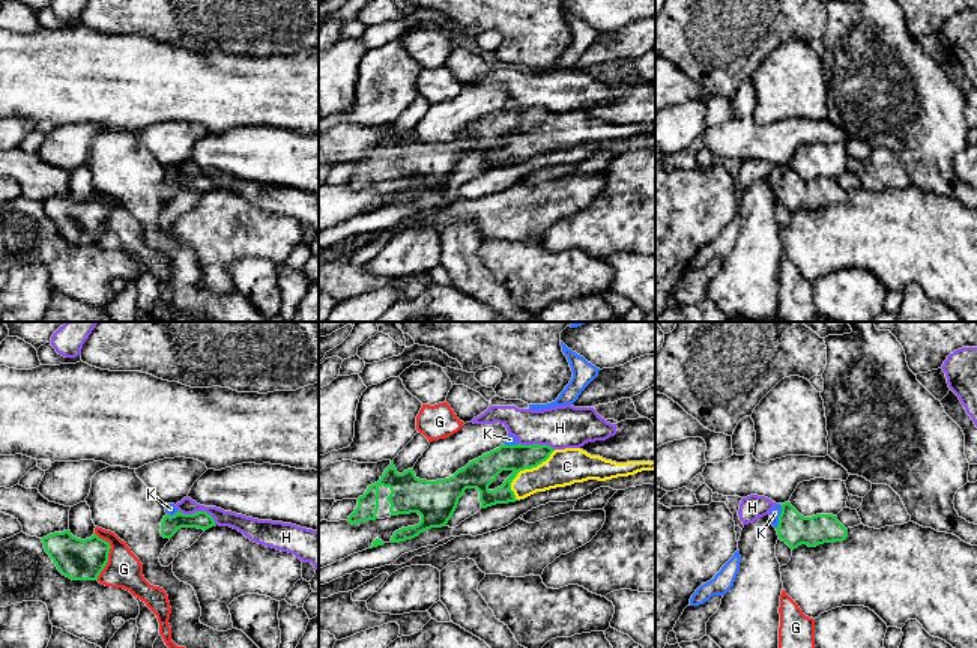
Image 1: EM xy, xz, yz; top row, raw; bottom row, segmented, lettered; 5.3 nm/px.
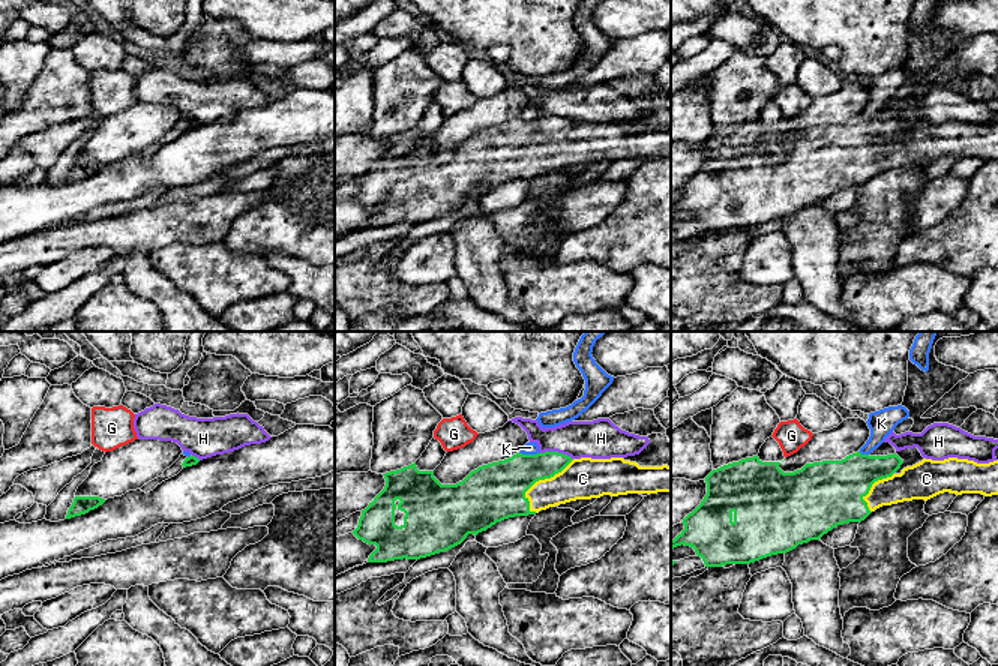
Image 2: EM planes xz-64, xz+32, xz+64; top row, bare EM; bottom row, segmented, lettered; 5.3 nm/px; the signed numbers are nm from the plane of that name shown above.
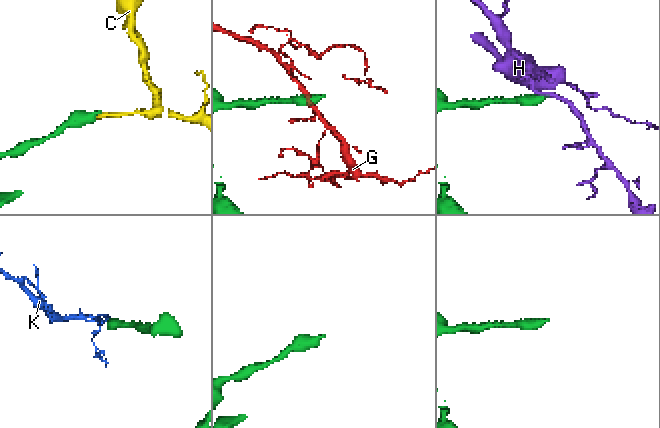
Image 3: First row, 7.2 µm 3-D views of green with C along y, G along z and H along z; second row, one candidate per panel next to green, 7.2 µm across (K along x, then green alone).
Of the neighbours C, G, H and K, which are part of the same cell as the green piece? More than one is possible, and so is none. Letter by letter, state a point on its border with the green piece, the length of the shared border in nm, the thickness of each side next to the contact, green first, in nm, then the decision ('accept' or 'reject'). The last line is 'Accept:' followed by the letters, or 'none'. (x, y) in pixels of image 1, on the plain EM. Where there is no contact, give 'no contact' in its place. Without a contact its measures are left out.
C: meets green in xz at (523, 133); contact 340 nm long; 160 nm thick on the green side, 190 nm on the other; accept
G: meets green in xy at (107, 218); contact 260 nm long; 220 nm thick on the green side, 190 nm on the other; reject
H: meets green in xy at (199, 175); contact 220 nm long; 100 nm thick on the green side, 90 nm on the other; reject
K: meets green in yz at (779, 181); contact 130 nm long; 170 nm thick on the green side, 60 nm on the other; reject
Accept: C

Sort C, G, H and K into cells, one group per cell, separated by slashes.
C / G / H / K

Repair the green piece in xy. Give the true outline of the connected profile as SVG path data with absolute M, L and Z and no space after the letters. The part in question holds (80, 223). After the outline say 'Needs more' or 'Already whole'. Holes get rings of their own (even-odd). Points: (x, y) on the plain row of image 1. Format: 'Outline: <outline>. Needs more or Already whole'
Outline: M68 192L41 203L57 233L72 244L98 244L108 226L111 209L96 197L81 203Z. Already whole

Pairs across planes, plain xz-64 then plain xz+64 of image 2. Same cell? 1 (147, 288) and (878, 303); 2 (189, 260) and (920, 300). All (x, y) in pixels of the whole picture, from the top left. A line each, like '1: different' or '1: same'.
1: different
2: same

